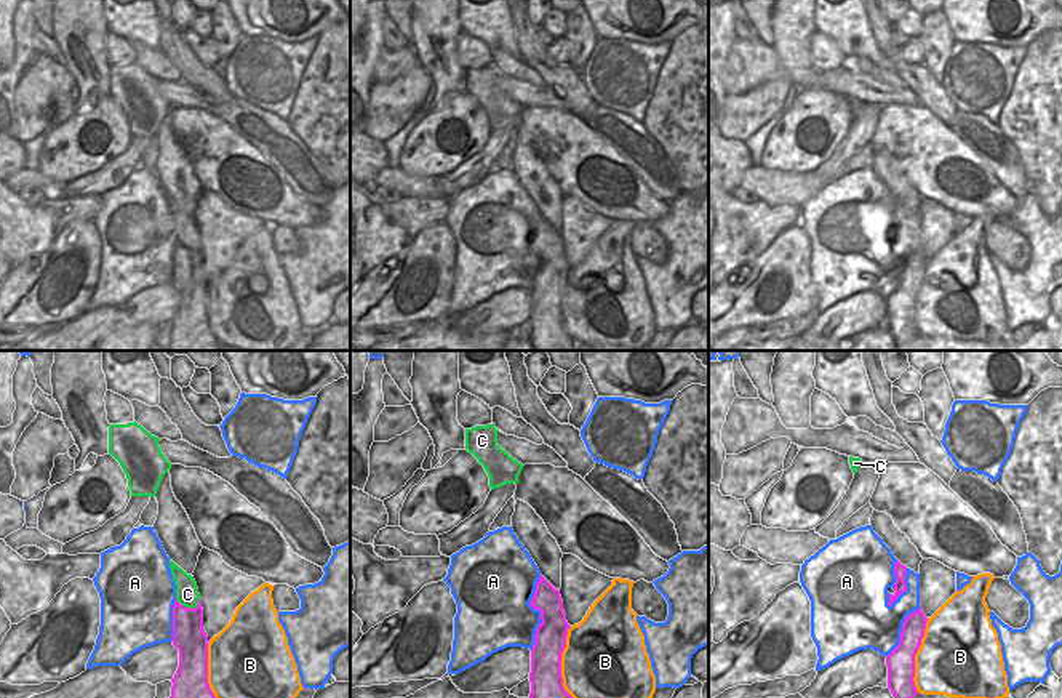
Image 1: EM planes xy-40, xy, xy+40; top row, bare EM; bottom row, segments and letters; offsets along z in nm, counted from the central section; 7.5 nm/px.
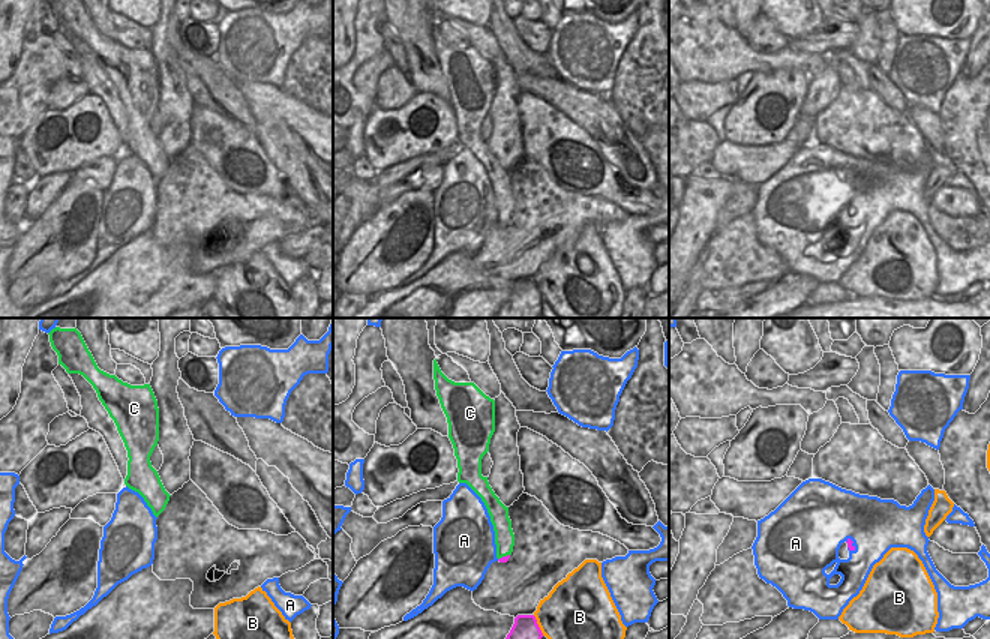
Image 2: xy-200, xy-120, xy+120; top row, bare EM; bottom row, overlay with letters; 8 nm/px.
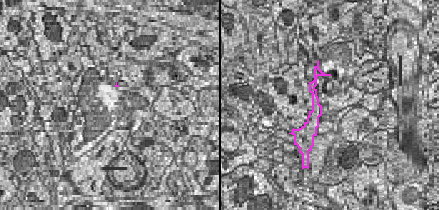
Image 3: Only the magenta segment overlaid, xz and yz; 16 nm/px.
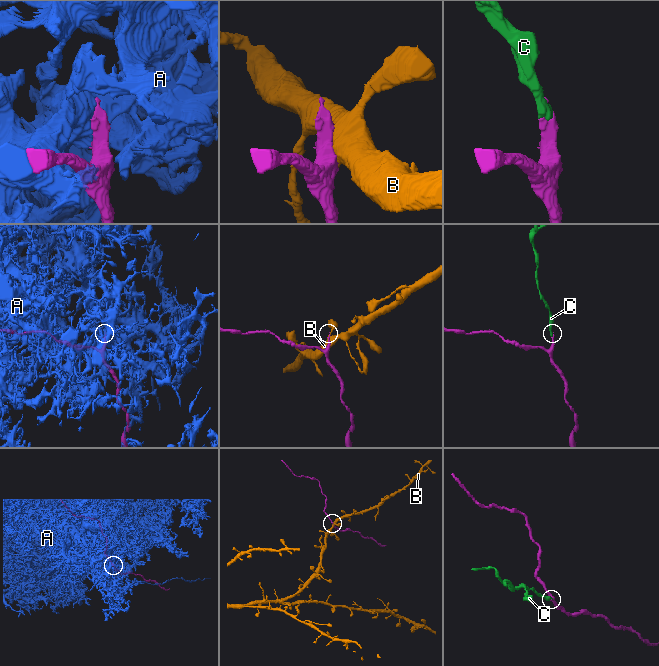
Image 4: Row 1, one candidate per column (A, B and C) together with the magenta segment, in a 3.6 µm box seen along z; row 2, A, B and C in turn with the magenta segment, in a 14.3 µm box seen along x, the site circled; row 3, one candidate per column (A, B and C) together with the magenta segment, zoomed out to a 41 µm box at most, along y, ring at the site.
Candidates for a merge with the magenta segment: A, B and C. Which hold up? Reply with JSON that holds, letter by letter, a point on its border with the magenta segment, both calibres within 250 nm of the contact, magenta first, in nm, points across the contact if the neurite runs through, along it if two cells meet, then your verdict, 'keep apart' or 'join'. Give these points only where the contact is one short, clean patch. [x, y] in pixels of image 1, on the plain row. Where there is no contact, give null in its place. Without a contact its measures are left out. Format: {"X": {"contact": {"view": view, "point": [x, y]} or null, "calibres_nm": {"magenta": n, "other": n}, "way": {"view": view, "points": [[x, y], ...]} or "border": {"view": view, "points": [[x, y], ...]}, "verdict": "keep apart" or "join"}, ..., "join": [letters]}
{"A": {"contact": {"view": "xy", "point": [539, 252]}, "calibres_nm": {"magenta": 240, "other": 400}, "verdict": "keep apart"}, "B": {"contact": {"view": "xy", "point": [560, 306]}, "calibres_nm": {"magenta": 260, "other": 480}, "verdict": "keep apart"}, "C": {"contact": {"view": "xy-40", "point": [186, 248]}, "calibres_nm": {"magenta": 260, "other": 170}, "way": {"view": "xy-40", "points": [[189, 279], [186, 248], [187, 236]]}, "verdict": "join"}, "join": ["C"]}

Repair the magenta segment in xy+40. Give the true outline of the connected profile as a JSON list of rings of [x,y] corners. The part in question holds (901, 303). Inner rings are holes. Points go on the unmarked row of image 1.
[[[921,247],[916,253],[907,256],[899,287],[886,298],[888,330],[896,346],[904,346],[918,336],[915,328],[915,296],[921,287],[928,259]]]

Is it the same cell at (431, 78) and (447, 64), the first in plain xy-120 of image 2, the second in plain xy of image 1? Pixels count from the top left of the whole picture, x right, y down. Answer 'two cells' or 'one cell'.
one cell

